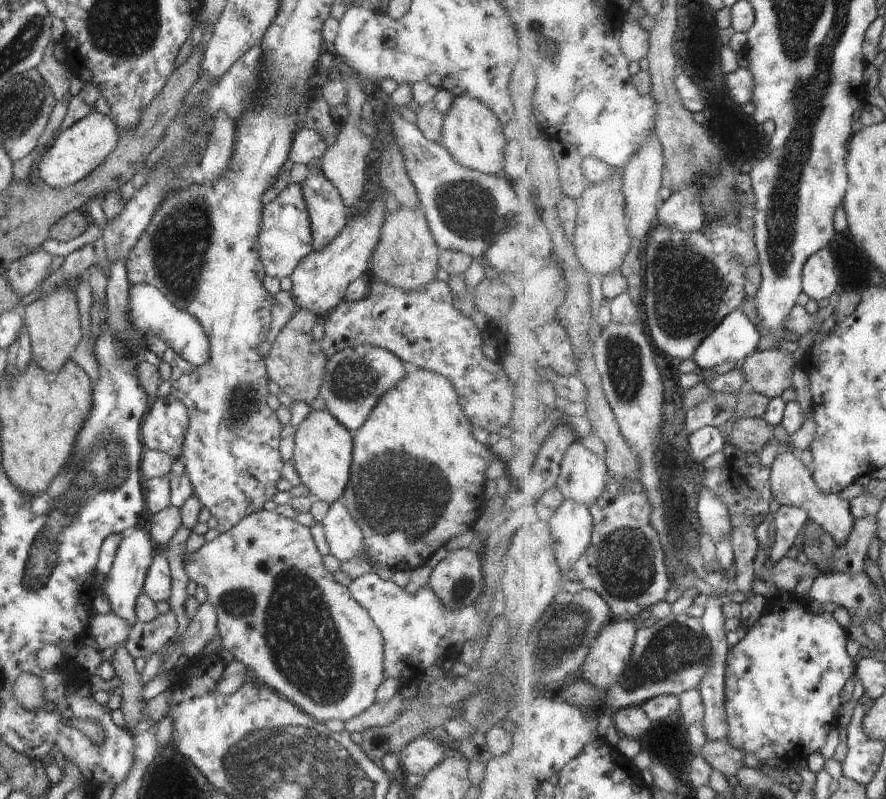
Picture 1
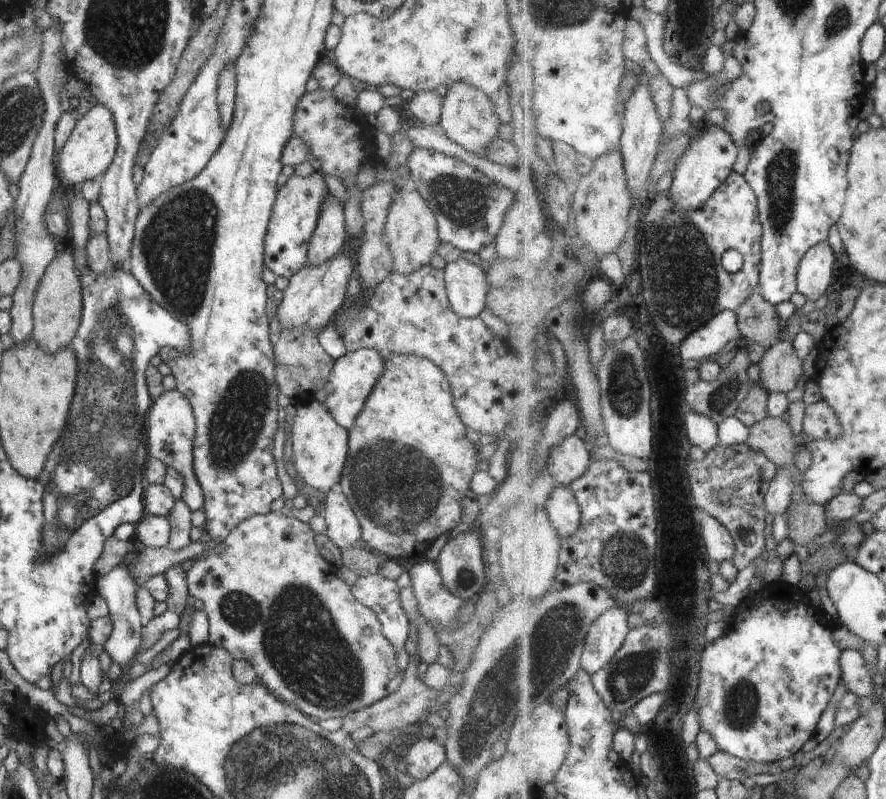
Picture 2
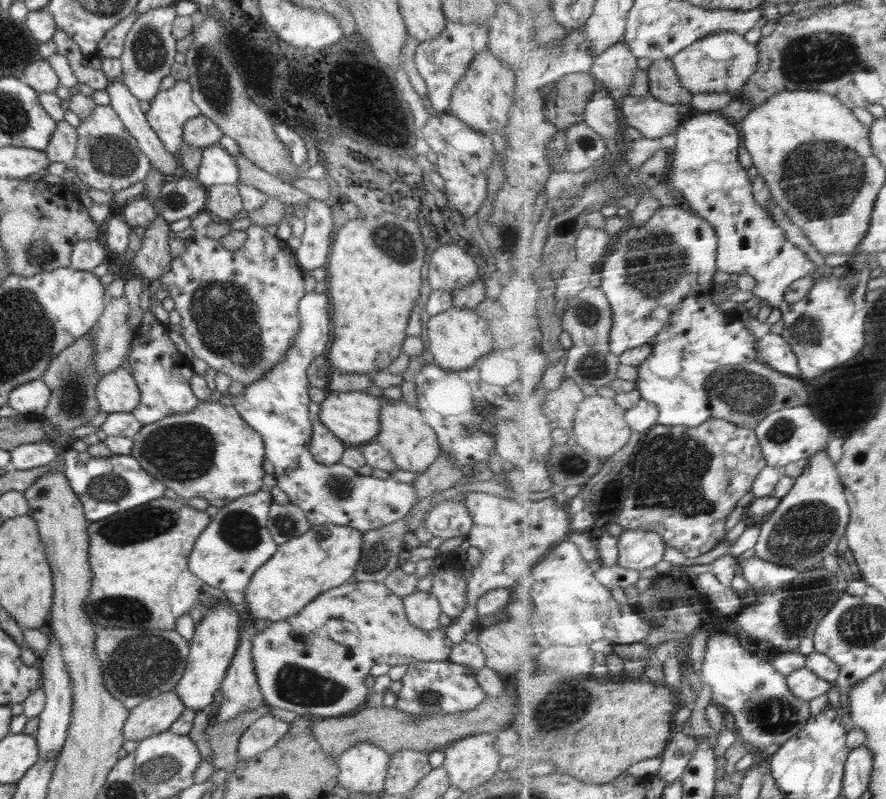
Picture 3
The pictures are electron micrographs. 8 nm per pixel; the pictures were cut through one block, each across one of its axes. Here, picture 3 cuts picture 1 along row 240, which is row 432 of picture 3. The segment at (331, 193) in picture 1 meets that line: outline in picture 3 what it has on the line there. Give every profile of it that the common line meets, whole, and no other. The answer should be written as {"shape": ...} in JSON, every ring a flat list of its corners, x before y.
{"shape":[[318,418,312,420,313,432,310,440,310,453,314,461,324,466,338,463,344,455,347,445,342,443,334,433,330,433]]}

